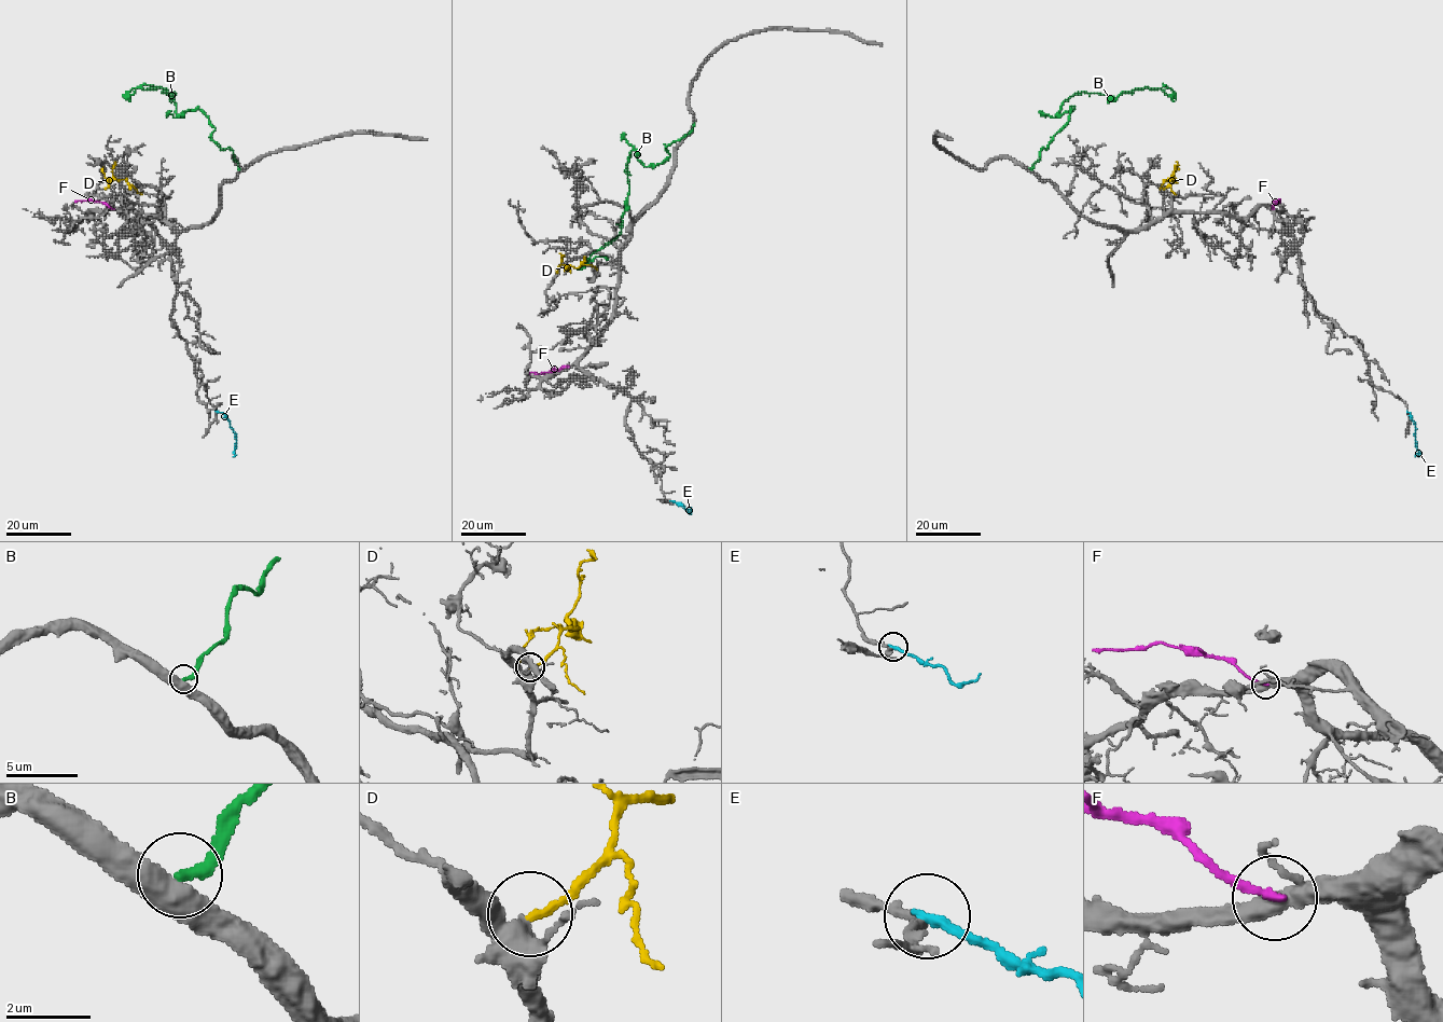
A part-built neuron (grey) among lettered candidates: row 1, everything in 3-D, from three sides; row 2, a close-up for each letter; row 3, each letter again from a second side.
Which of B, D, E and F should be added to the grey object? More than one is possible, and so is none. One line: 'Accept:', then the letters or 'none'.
Accept: D

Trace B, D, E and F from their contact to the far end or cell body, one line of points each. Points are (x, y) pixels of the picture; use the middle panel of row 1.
B: (694, 124), (666, 148), (663, 162), (644, 166), (633, 150), (621, 232), (581, 265), (608, 259)
D: (584, 257), (578, 267), (564, 265), (559, 252)
E: (671, 500), (691, 509), (689, 513), (690, 509)
F: (568, 366), (529, 373)

